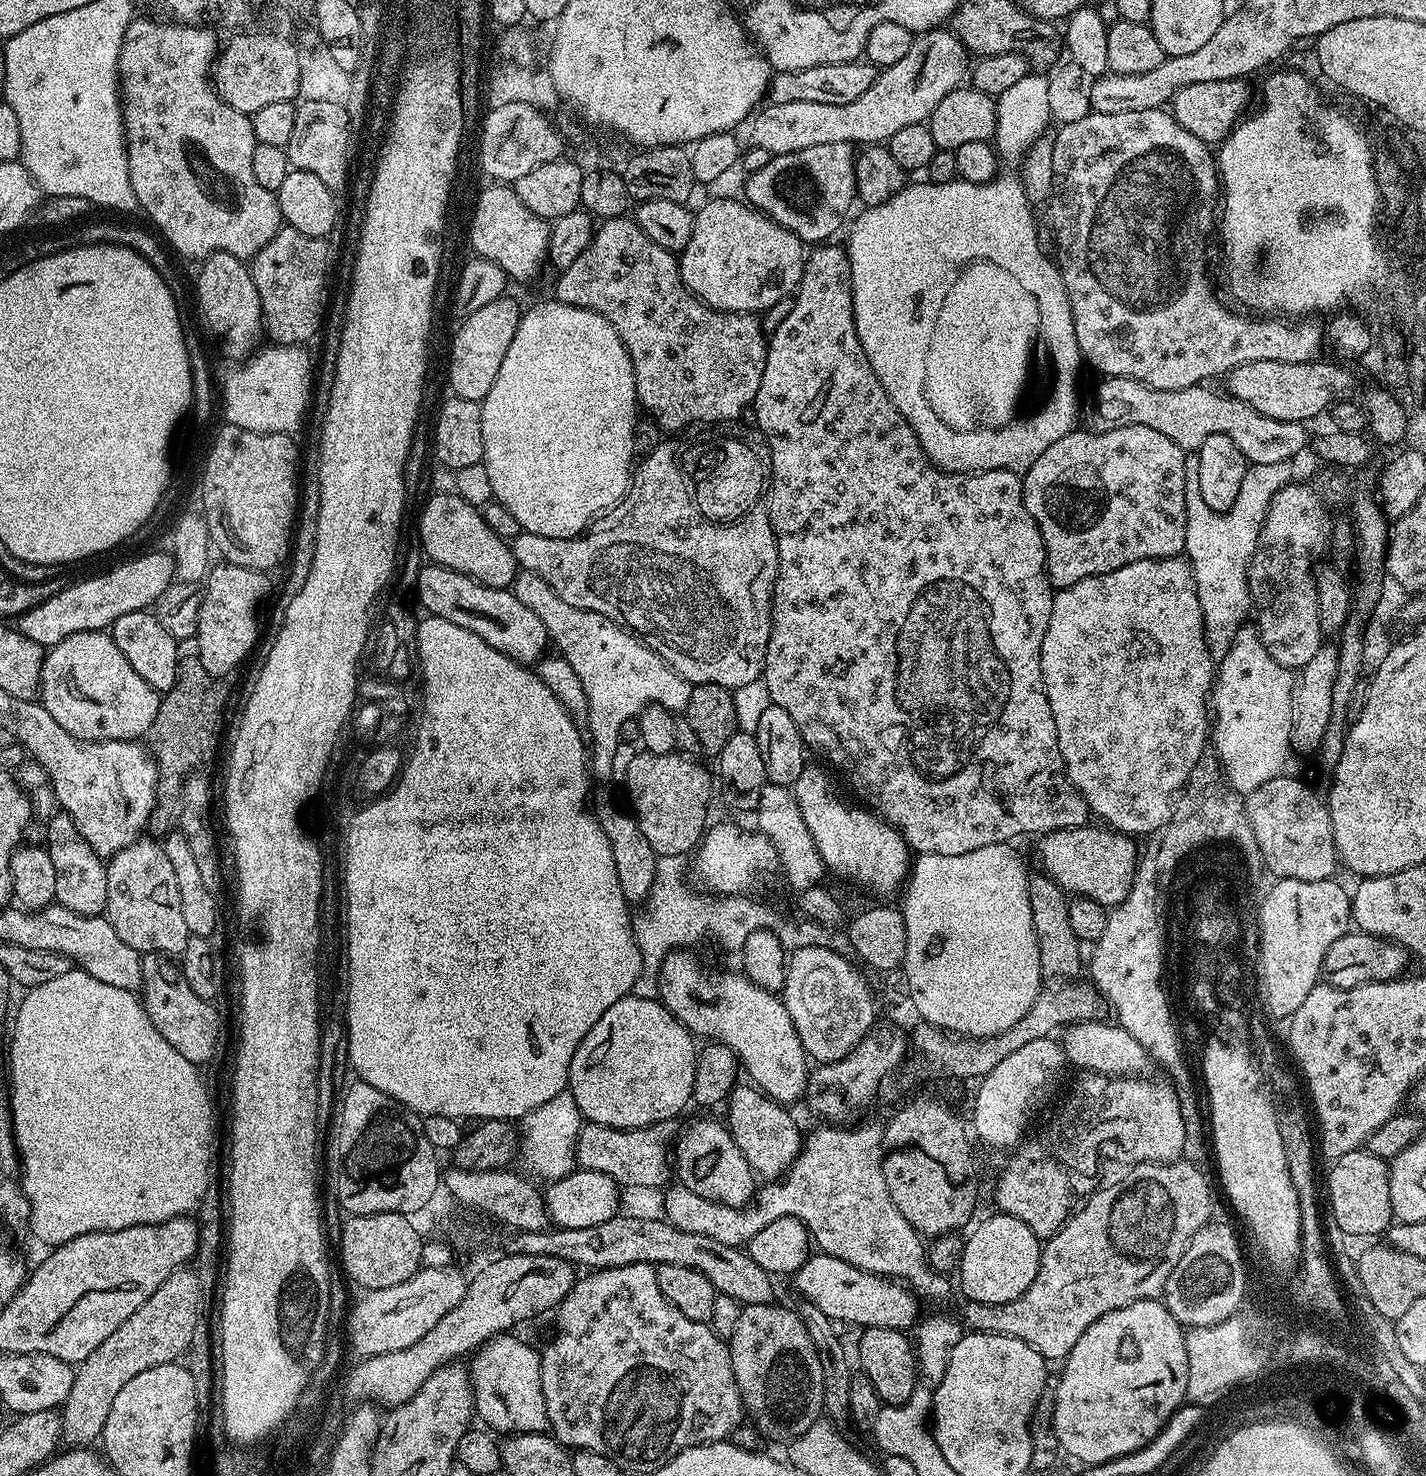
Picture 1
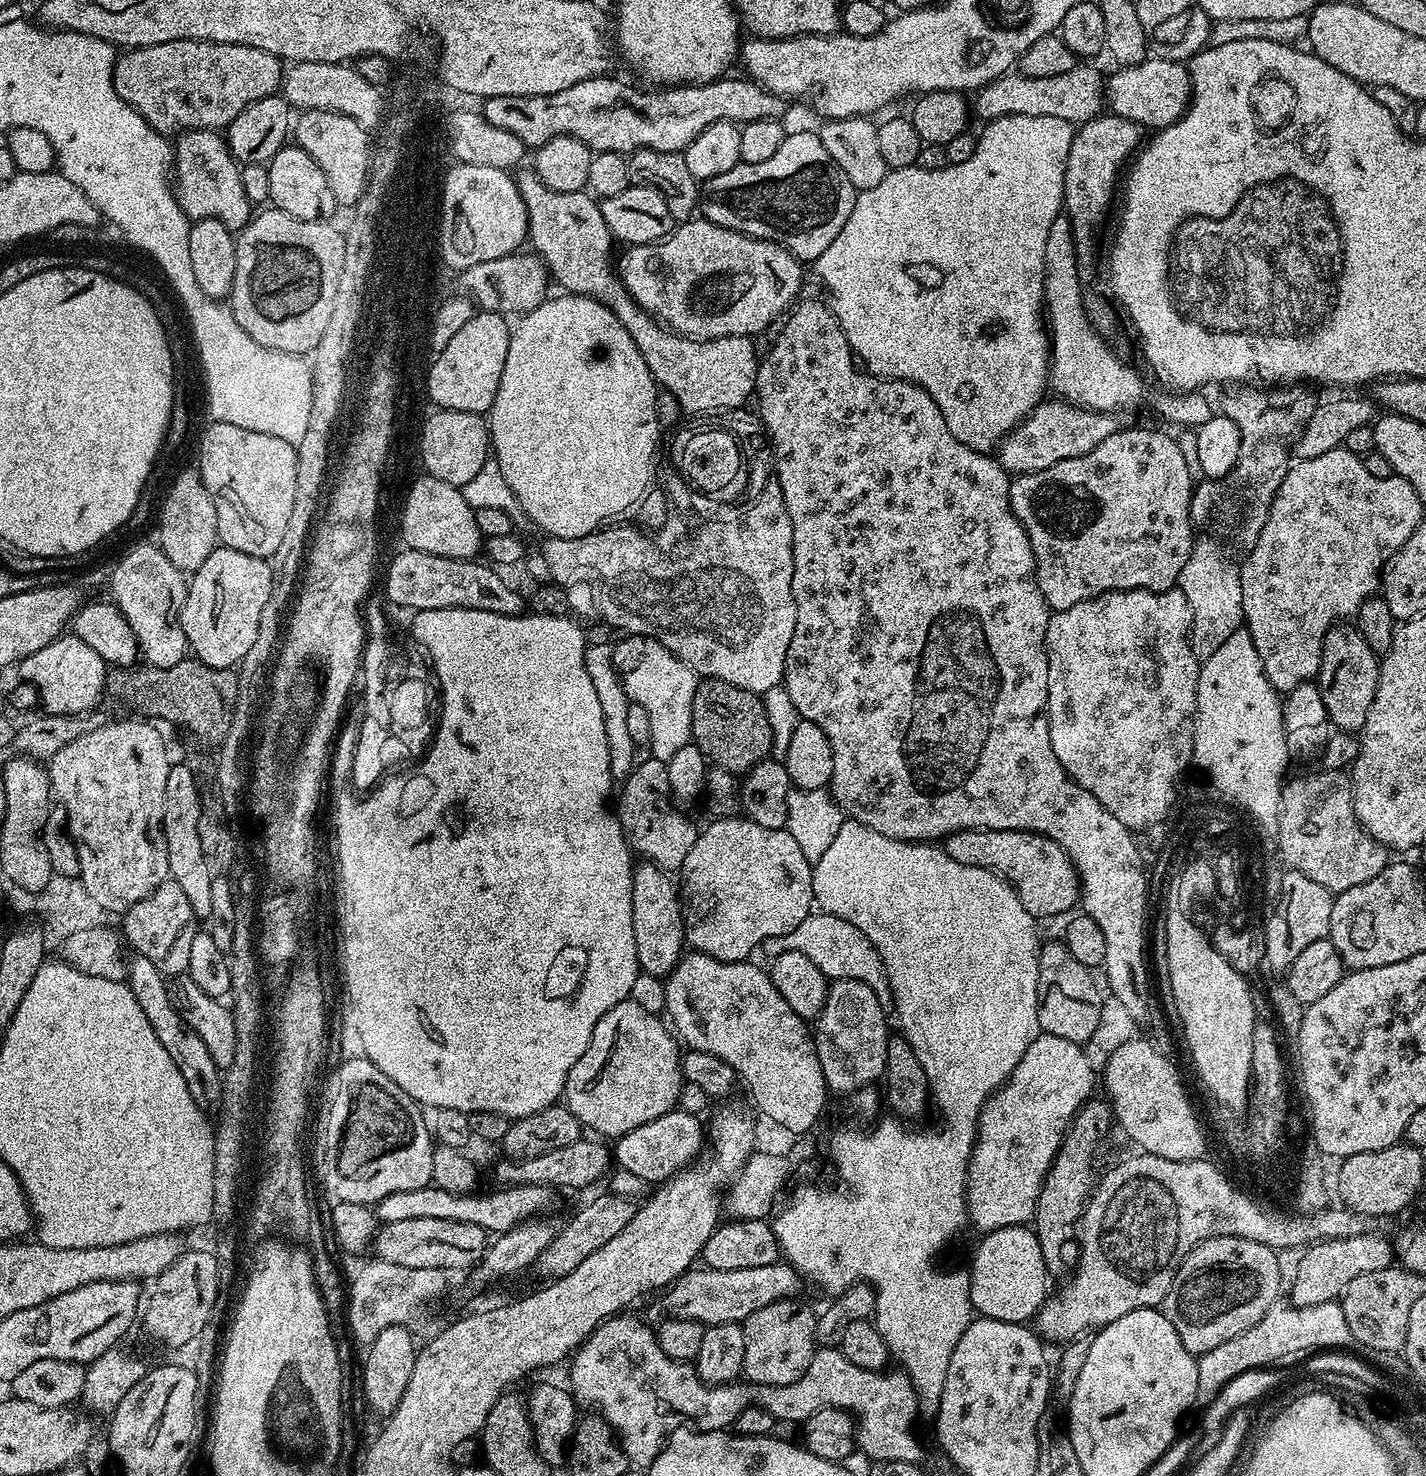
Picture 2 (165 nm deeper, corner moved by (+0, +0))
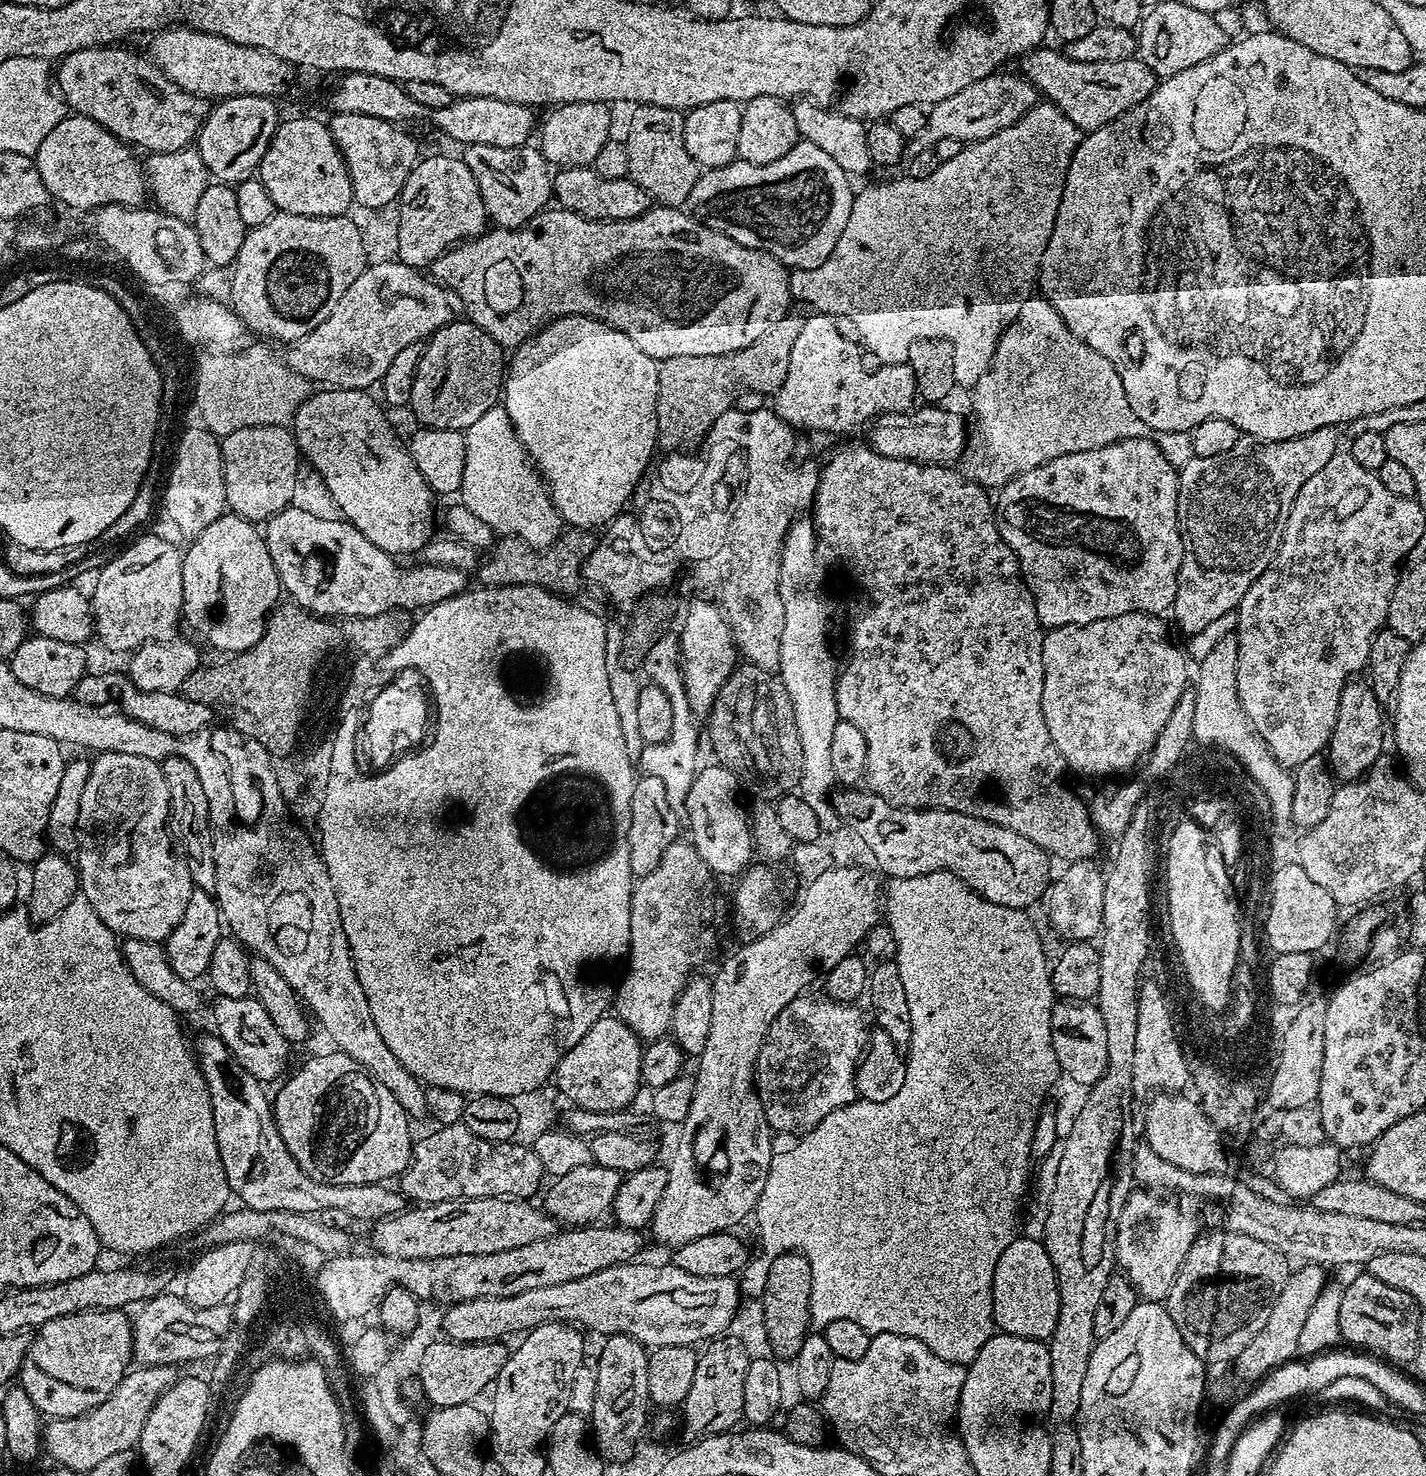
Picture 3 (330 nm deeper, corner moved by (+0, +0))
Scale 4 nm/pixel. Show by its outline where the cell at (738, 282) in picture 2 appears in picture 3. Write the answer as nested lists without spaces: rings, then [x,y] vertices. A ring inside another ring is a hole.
[[[559,206],[549,207],[539,212],[533,220],[520,228],[498,228],[485,230],[479,236],[461,242],[455,248],[448,249],[430,266],[430,272],[458,301],[459,307],[464,307],[467,319],[482,329],[494,342],[504,350],[515,350],[531,336],[535,336],[541,328],[557,320],[560,316],[589,316],[617,328],[642,354],[650,354],[650,358],[657,362],[668,358],[686,358],[687,356],[725,356],[731,352],[742,350],[750,346],[750,342],[758,342],[766,330],[770,330],[781,318],[789,315],[788,304],[793,303],[792,291],[788,285],[789,269],[780,263],[778,258],[766,254],[762,250],[754,250],[750,246],[742,246],[734,242],[734,238],[726,238],[718,230],[708,228],[700,223],[695,216],[679,208],[649,207],[638,218],[629,220],[587,220],[573,212],[567,212]]]

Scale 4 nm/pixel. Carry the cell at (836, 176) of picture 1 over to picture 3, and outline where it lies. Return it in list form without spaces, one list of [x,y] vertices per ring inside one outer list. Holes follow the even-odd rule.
[[[797,140],[790,154],[782,154],[778,162],[751,164],[739,158],[721,168],[710,168],[701,171],[698,182],[694,182],[694,190],[690,190],[687,207],[691,215],[708,228],[726,234],[726,238],[734,238],[742,246],[750,246],[754,250],[762,250],[792,270],[817,268],[830,258],[830,250],[838,246],[838,238],[842,238],[842,229],[850,218],[853,181],[847,172],[830,158],[814,142]]]

